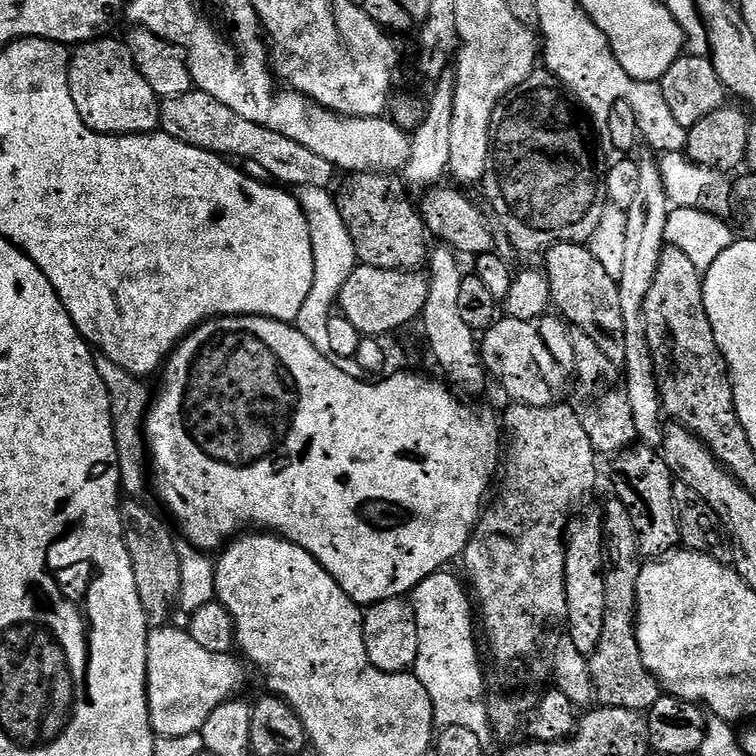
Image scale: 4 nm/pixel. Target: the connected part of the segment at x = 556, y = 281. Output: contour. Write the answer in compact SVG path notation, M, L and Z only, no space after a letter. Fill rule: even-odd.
M580 242L555 244L553 248L548 249L543 260L546 274L552 281L555 307L561 308L559 311L563 319L575 329L594 338L594 342L598 342L598 350L602 350L602 354L606 354L610 362L623 365L626 358L626 330L618 281L606 272L605 267L592 253L591 247Z

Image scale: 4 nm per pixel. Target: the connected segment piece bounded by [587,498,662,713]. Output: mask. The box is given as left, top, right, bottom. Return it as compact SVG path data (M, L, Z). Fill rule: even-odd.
M615 498L609 500L609 504L602 508L606 537L606 622L602 626L602 638L596 651L587 659L595 695L601 705L647 713L654 702L658 702L662 685L646 666L636 637L636 595L638 574L642 567L640 535L624 503Z

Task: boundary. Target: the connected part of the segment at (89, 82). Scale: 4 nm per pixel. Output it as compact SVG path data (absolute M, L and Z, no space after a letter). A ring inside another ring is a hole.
M97 38L81 44L71 53L68 65L70 88L76 99L82 122L95 132L107 132L113 136L139 136L142 132L155 132L162 124L162 100L140 73L127 43L121 40Z

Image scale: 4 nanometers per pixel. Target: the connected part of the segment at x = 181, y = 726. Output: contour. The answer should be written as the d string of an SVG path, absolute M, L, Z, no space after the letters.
M156 626L148 634L148 709L152 730L157 737L178 738L182 734L199 732L206 718L210 718L210 714L214 714L218 706L240 694L244 688L246 664L239 655L232 652L214 654L214 650L206 650L183 627L172 627Z

